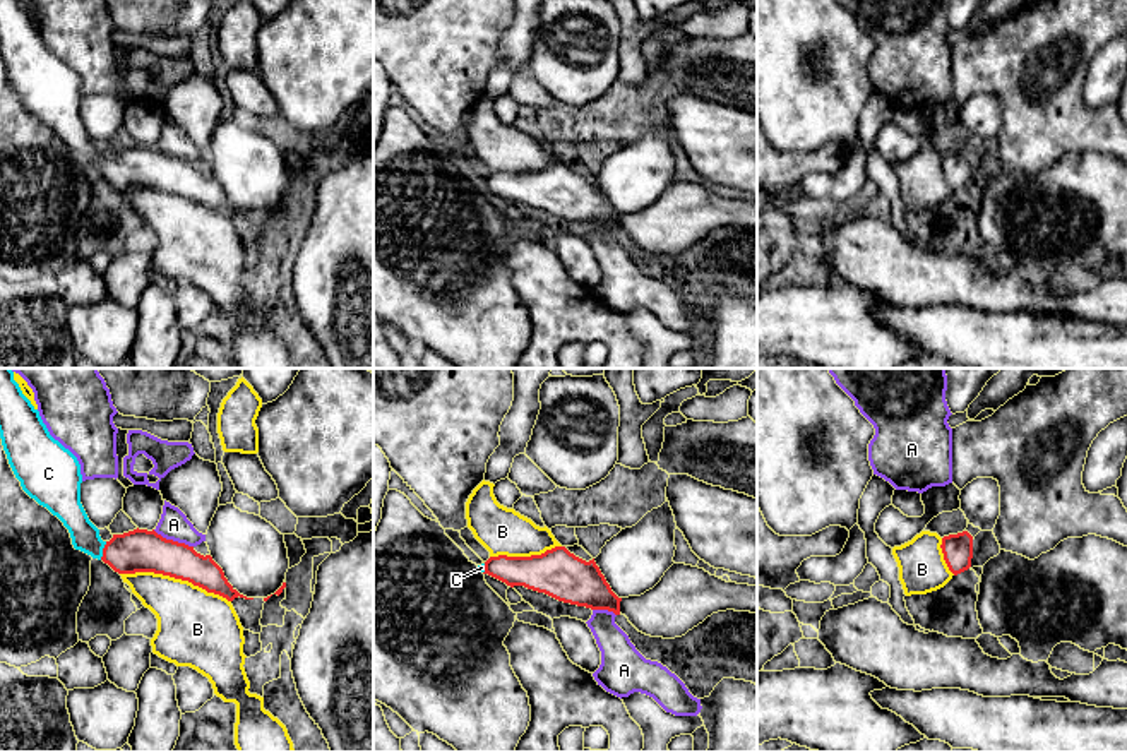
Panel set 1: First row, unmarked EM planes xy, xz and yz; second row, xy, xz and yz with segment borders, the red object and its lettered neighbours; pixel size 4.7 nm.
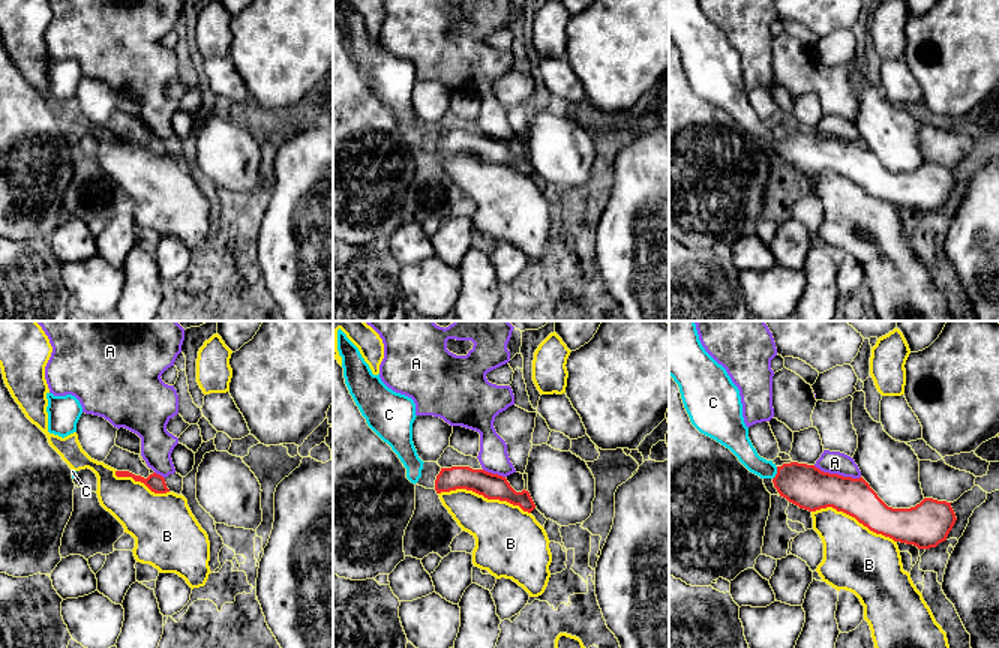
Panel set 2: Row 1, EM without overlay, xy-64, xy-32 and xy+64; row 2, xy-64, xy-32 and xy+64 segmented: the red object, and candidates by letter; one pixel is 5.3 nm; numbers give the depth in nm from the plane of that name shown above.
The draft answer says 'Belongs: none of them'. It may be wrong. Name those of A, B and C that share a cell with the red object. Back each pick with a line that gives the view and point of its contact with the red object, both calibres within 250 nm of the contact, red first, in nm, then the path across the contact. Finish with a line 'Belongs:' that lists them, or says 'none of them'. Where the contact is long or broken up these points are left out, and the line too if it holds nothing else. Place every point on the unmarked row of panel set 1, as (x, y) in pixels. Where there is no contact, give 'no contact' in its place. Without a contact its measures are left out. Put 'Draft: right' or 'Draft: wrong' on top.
Draft: wrong
C: contact xy (103, 167); calibres 200 and 130 nm; way xy (139, 167), (103, 167), (84, 151)
Belongs: C

